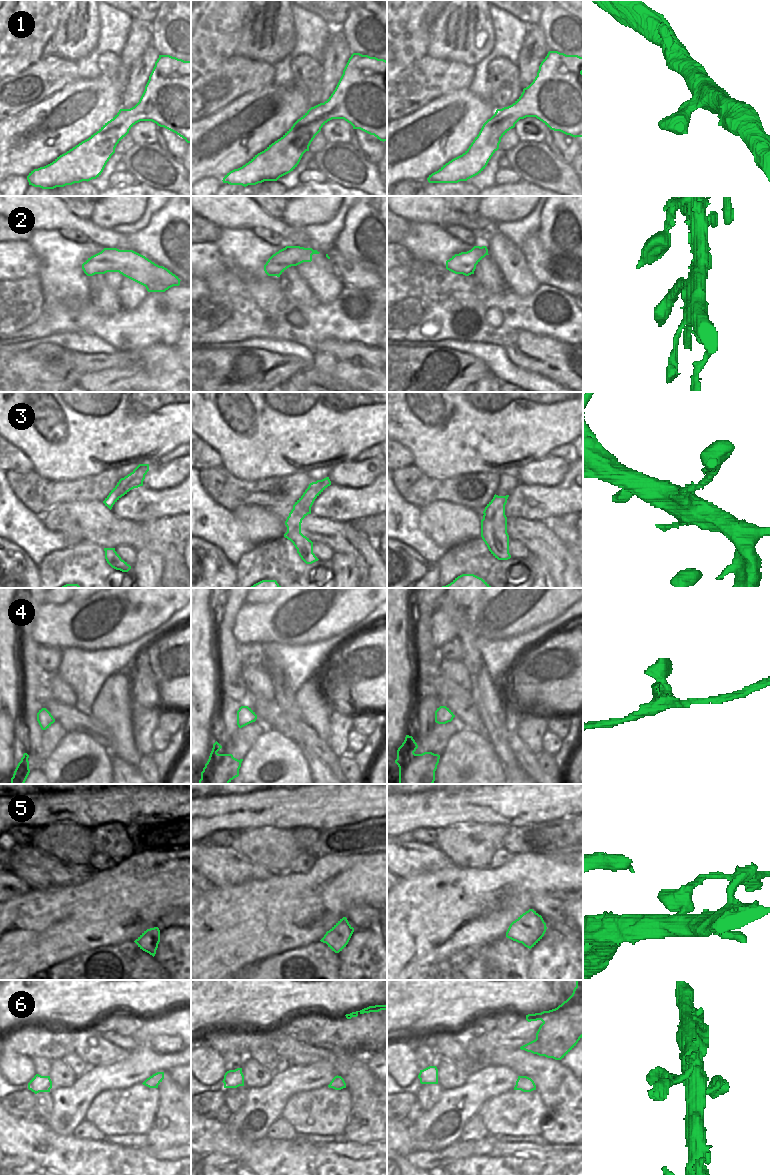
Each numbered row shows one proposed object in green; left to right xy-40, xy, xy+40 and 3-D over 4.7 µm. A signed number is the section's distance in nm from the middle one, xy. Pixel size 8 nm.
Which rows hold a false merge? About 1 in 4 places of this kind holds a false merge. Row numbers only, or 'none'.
3, 5

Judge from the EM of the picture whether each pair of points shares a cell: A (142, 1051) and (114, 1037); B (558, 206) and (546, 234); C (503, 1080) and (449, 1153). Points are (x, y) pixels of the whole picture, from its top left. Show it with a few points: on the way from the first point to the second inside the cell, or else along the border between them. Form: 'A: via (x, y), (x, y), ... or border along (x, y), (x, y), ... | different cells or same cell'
A: border along (139, 1045), (130, 1050) | different cells
B: via (557, 213), (551, 227) | same cell
C: border along (459, 1139), (442, 1149), (437, 1149) | different cells

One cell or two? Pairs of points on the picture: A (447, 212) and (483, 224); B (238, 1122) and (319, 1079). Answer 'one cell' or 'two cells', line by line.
A: one cell
B: one cell

